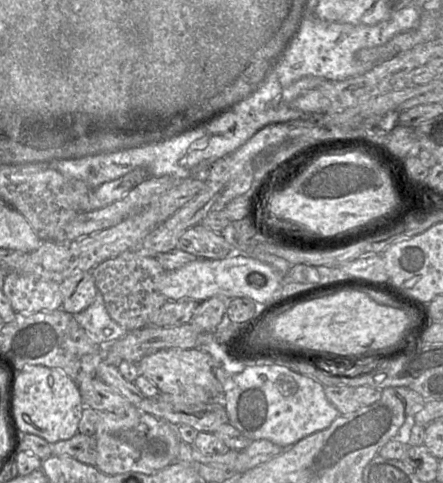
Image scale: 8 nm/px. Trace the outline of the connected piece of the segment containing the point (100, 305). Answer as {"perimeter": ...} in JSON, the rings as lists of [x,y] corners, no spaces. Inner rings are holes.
{"perimeter":[[[97,291],[93,303],[88,308],[73,316],[98,345],[113,343],[128,333],[125,328],[111,318],[99,291]]]}

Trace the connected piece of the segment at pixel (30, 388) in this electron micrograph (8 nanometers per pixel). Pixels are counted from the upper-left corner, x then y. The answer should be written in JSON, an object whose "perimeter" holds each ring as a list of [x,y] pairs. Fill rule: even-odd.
{"perimeter":[[[42,365],[18,371],[13,406],[21,433],[37,435],[50,444],[69,440],[78,433],[78,424],[85,407],[75,381],[60,369]]]}

